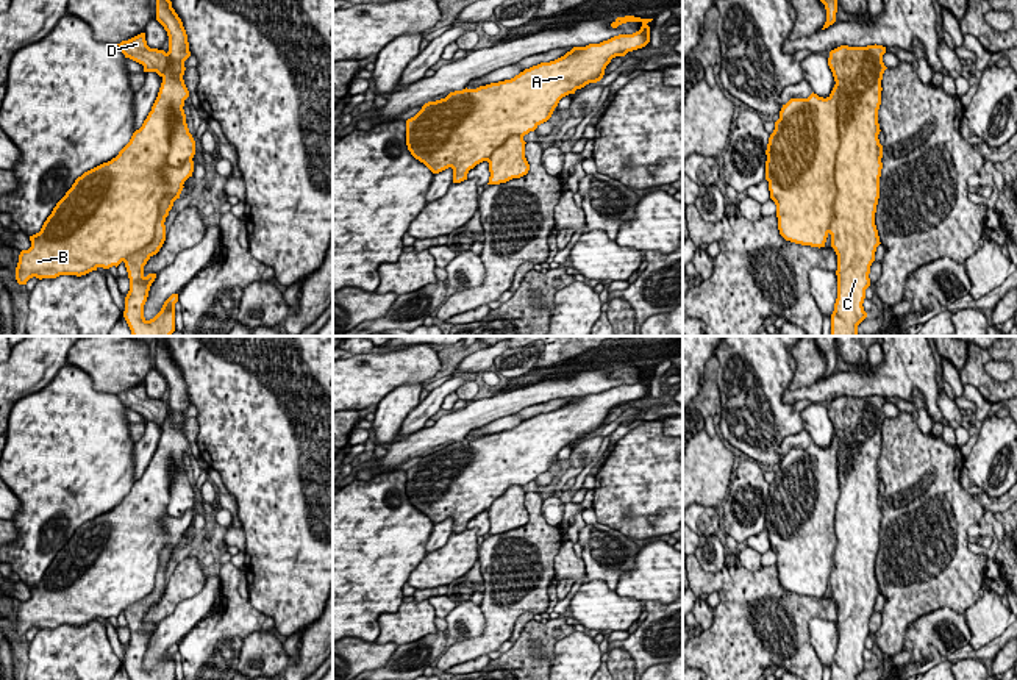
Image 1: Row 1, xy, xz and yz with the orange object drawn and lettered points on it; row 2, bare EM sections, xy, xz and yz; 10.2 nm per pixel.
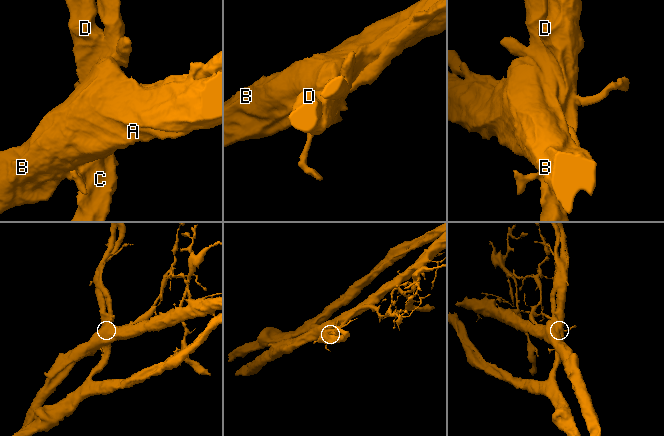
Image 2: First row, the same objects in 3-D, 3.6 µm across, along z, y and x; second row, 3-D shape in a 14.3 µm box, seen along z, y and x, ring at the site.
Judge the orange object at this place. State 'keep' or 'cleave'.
cleave

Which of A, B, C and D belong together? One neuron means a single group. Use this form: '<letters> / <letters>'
A B / C D

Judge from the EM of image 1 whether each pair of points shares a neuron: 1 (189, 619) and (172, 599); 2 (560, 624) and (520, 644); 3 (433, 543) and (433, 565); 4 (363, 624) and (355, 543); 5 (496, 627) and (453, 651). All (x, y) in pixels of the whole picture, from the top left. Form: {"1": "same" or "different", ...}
{"1": "different", "2": "same", "3": "different", "4": "same", "5": "same"}

